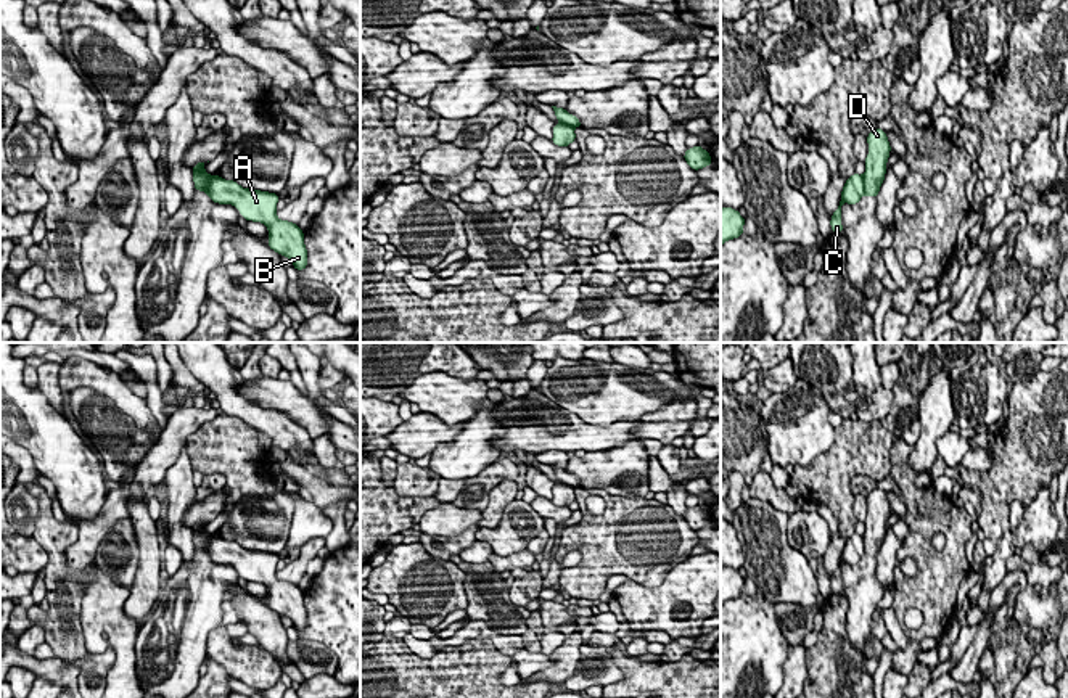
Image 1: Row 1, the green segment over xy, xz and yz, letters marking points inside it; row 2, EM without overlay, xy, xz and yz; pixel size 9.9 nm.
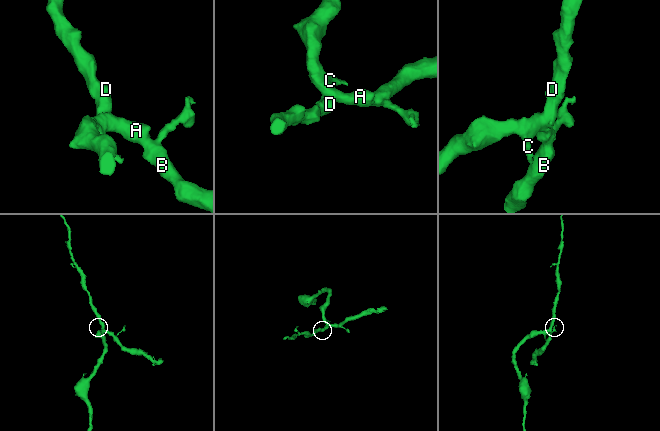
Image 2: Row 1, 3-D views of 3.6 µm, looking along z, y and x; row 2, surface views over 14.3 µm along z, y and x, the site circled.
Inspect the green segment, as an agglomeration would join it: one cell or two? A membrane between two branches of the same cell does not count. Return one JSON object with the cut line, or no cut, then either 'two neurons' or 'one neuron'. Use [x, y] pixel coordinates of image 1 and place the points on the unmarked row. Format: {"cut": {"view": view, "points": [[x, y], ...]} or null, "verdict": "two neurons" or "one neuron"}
{"cut": {"view": "yz", "points": [[862, 536], [866, 554]]}, "verdict": "two neurons"}

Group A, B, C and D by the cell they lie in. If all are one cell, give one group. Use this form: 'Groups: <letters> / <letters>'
Groups: A B C / D

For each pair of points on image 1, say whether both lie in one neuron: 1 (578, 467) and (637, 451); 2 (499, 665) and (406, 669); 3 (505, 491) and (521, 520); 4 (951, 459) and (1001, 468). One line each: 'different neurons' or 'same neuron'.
1: same neuron
2: same neuron
3: different neurons
4: different neurons

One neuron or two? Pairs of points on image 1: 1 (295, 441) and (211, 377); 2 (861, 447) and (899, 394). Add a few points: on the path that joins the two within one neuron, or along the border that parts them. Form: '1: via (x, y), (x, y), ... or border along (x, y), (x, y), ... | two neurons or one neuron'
1: via (274, 423), (258, 418), (232, 398) | one neuron
2: border along (880, 420), (896, 436) | two neurons

